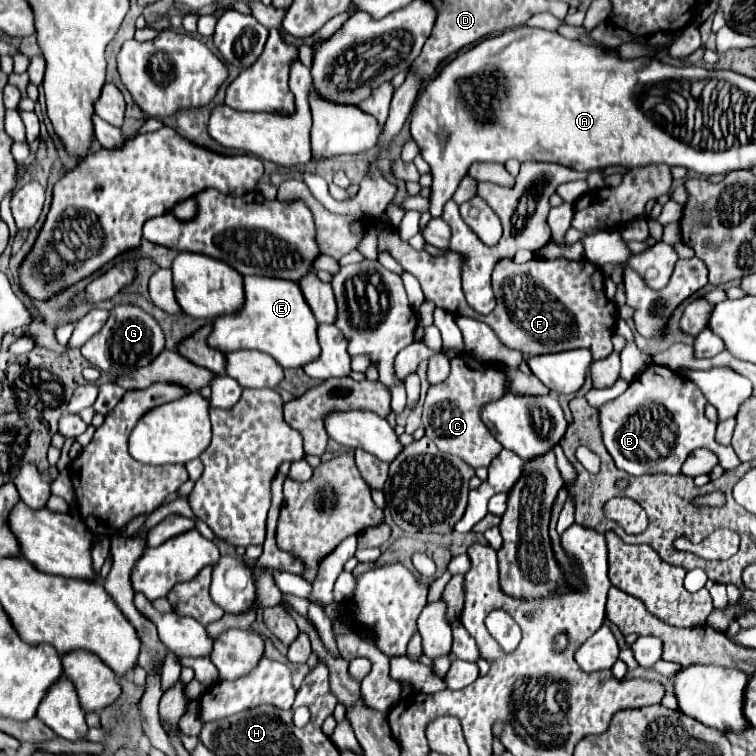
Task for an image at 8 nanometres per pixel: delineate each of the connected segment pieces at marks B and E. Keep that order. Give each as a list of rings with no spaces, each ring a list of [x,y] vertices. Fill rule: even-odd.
[[[650,365],[638,379],[630,383],[626,393],[622,393],[618,399],[604,403],[598,409],[602,439],[612,455],[618,469],[626,471],[628,475],[648,475],[648,473],[680,473],[682,463],[686,457],[698,449],[710,449],[716,453],[720,465],[724,469],[734,469],[740,465],[736,453],[731,445],[724,446],[714,441],[716,423],[710,423],[704,417],[704,405],[706,399],[696,385],[668,367],[662,365]],[[646,415],[646,421],[644,421]],[[650,421],[664,421],[662,429],[662,447],[656,445],[654,435],[650,433],[648,425]]]
[[[244,277],[244,305],[234,315],[220,315],[212,323],[208,345],[222,353],[256,349],[276,359],[280,367],[304,367],[320,355],[316,319],[304,301],[298,283],[268,277]]]

